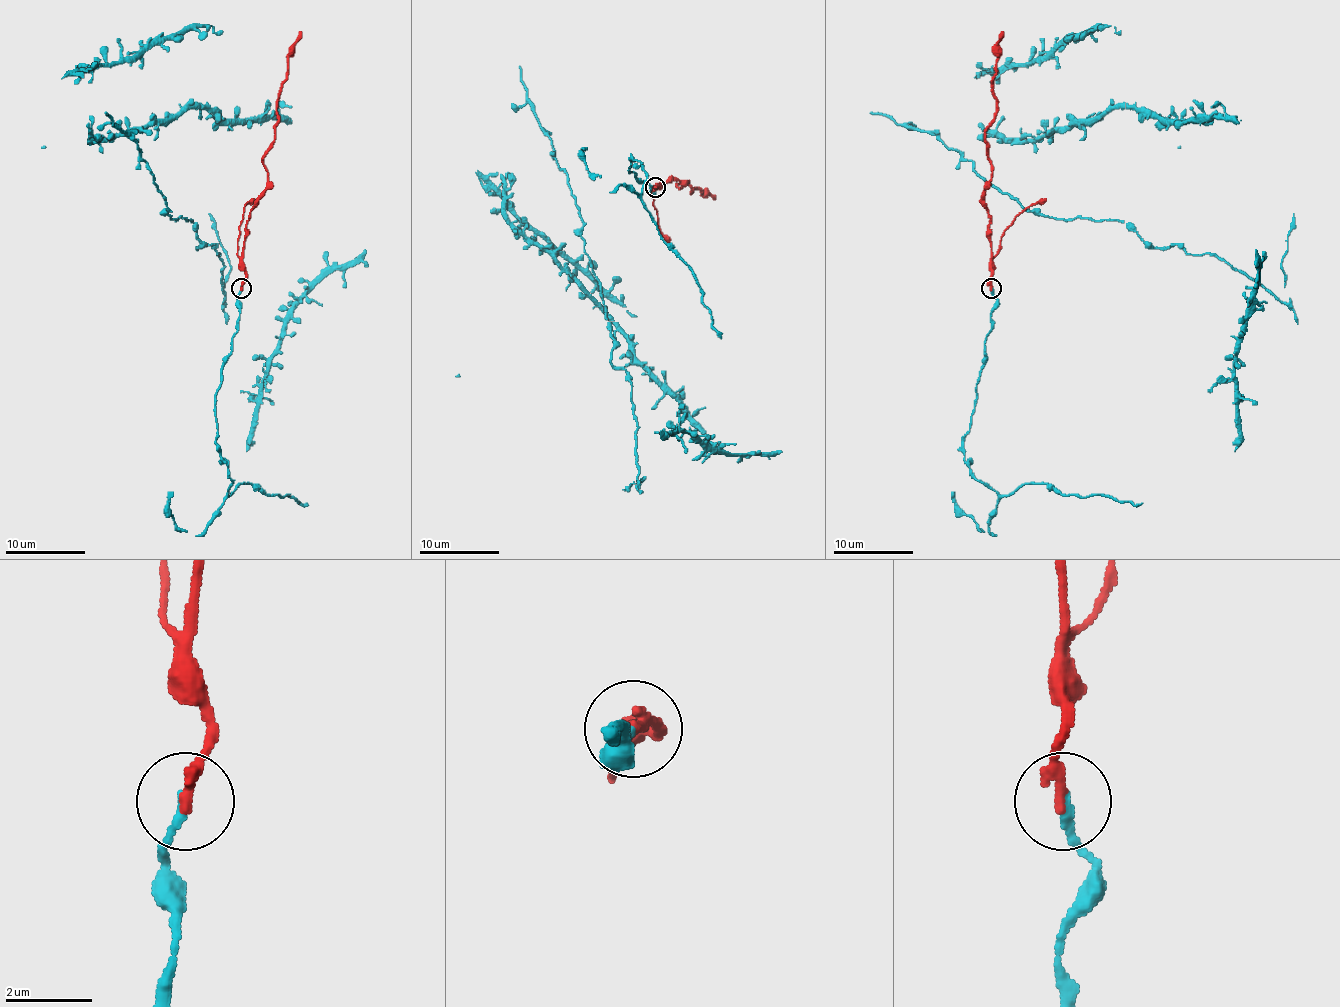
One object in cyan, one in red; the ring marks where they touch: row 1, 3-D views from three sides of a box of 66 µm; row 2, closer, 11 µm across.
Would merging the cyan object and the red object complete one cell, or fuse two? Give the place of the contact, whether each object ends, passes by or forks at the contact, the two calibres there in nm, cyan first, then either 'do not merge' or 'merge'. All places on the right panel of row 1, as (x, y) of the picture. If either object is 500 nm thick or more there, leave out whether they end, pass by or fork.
place (991, 288); cyan ends; red ends; calibres 200 and 280 nm; merge

